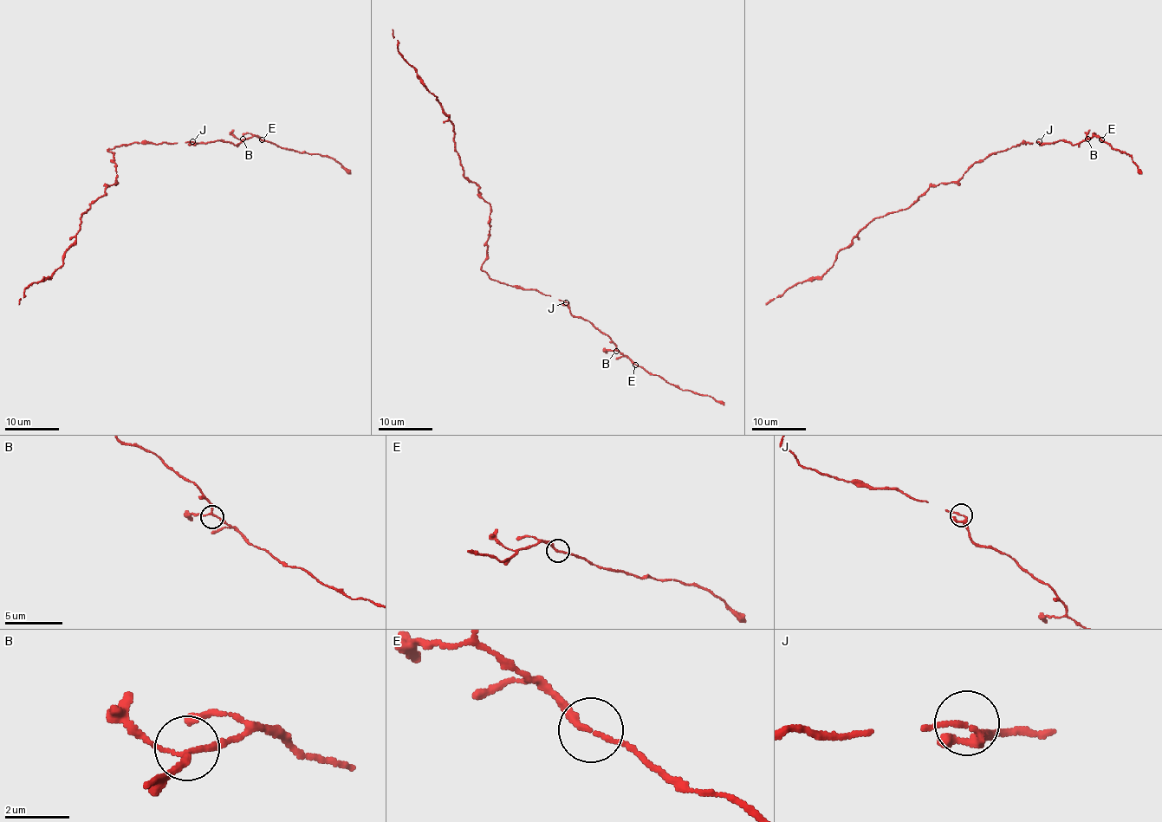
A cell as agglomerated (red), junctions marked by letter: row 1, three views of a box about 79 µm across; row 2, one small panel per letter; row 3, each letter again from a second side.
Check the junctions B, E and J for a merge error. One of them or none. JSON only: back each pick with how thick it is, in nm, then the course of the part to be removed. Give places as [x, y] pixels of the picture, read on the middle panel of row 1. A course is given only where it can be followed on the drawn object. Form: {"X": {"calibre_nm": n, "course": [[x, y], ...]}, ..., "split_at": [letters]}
{"split_at": []}

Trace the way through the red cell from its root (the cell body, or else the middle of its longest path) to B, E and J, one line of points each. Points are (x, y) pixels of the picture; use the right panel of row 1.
B: (994, 153), (1020, 143), (1050, 144), (1065, 140), (1078, 144), (1087, 139)
E: (994, 153), (1020, 143), (1050, 144), (1065, 140), (1078, 144), (1093, 136), (1101, 140)
J: (994, 153), (1020, 143), (1039, 141)

